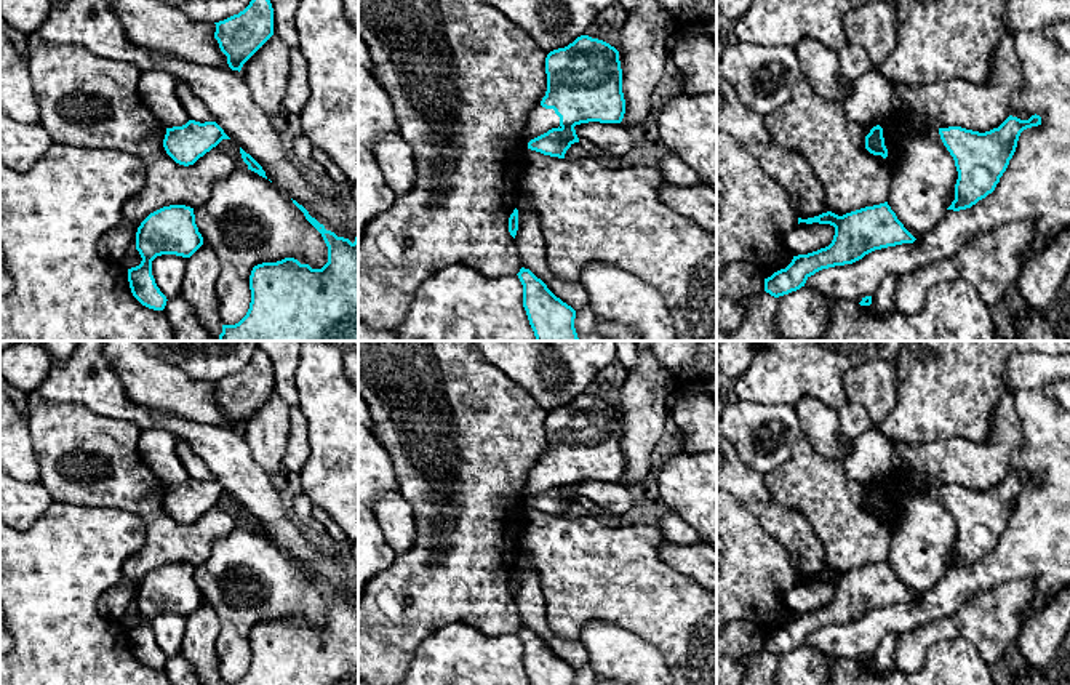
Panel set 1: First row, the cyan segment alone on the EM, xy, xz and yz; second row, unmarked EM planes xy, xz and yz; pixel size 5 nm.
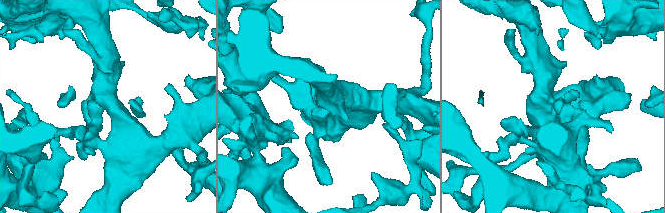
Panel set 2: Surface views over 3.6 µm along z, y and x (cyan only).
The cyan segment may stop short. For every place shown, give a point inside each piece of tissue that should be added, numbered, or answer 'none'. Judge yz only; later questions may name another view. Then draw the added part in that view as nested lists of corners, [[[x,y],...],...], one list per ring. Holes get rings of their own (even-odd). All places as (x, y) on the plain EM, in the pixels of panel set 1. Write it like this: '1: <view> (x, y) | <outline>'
1: yz (870, 458) | [[[876,427],[849,439],[851,450],[844,458],[844,474],[854,482],[876,485],[892,471],[892,443]]]

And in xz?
1: xz (539, 479) | [[[542,464],[534,466],[526,477],[521,490],[521,501],[528,507],[528,501],[552,487],[560,485],[560,475],[553,467],[545,467]]]

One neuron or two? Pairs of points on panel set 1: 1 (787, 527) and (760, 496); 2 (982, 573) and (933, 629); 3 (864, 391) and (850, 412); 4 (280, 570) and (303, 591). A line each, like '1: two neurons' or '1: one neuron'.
1: one neuron
2: two neurons
3: two neurons
4: one neuron

